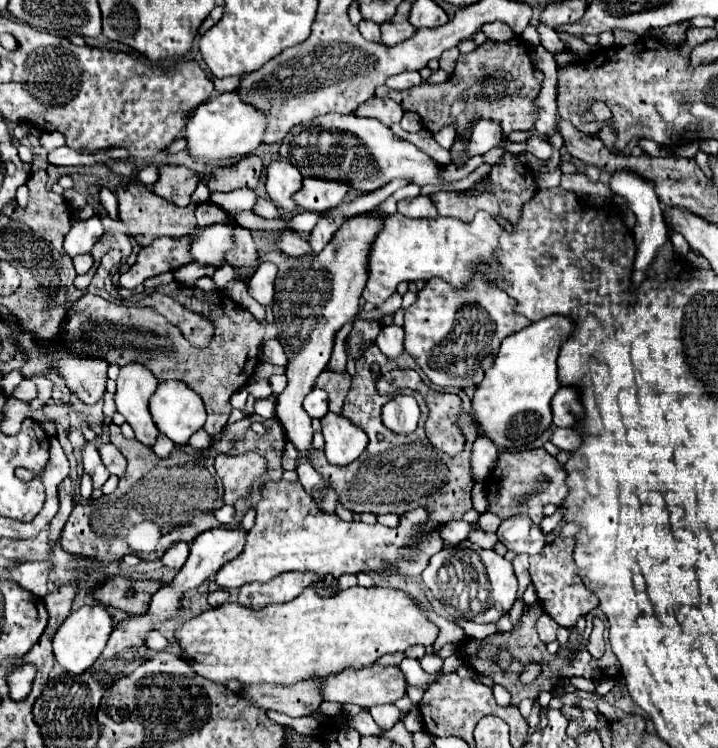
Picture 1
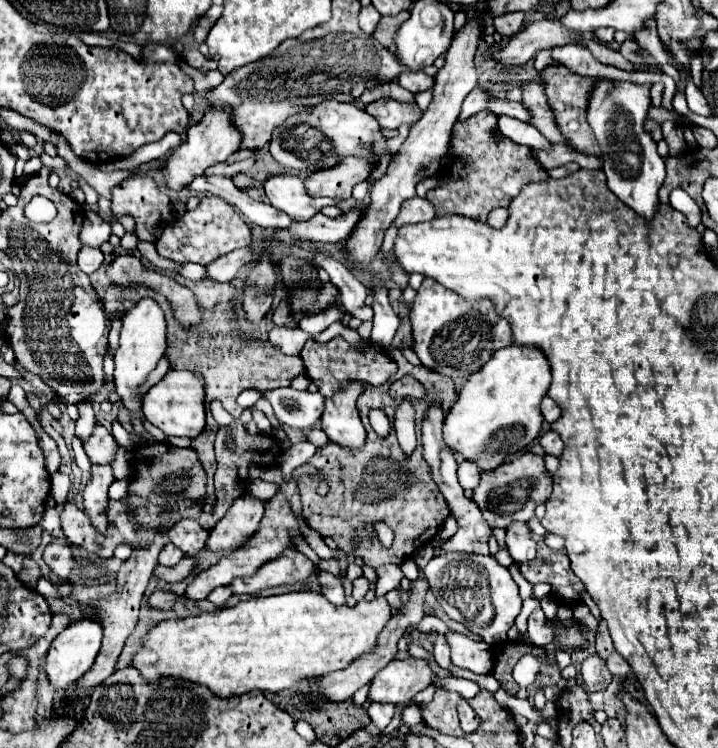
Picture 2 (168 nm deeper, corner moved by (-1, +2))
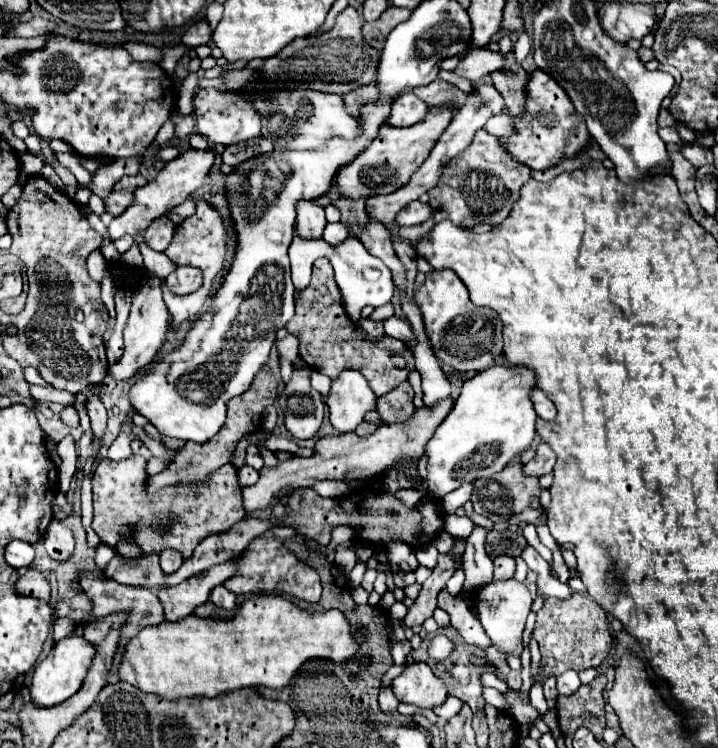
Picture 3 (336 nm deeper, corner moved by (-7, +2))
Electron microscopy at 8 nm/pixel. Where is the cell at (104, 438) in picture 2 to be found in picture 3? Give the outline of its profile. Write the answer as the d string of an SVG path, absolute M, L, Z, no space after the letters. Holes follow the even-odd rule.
M93 396L93 398L89 400L87 414L89 414L89 418L91 418L91 428L93 428L95 440L101 440L103 434L107 432L107 410L105 410L103 402L101 402L97 396Z

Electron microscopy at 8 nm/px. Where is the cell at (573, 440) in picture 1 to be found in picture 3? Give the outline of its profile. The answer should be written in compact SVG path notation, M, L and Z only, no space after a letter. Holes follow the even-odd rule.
M541 442L537 446L537 456L525 464L525 474L533 474L533 476L543 476L543 474L549 474L555 466L555 460L557 456L553 454L551 446Z

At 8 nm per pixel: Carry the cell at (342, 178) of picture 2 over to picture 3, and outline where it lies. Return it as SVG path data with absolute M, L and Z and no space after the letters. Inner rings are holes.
M441 108L439 114L429 112L429 118L425 118L425 122L419 122L417 126L395 128L395 126L383 124L379 128L377 138L363 152L359 152L349 164L341 166L339 172L335 174L335 184L339 188L339 194L343 198L357 200L357 198L369 198L375 194L389 194L401 188L417 170L417 166L421 166L421 162L429 156L429 150L445 132L451 118L453 114L449 112L449 108Z

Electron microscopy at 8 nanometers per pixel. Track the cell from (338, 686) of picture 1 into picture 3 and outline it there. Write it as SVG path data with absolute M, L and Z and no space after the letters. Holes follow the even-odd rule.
M425 662L407 664L405 670L393 678L391 690L399 702L415 704L419 708L433 708L445 702L447 688L433 674L433 670Z

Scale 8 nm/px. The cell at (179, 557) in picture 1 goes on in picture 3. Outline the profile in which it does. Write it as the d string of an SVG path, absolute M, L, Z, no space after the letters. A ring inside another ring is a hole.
M167 548L161 552L161 568L163 572L175 572L183 564L183 556L175 548Z

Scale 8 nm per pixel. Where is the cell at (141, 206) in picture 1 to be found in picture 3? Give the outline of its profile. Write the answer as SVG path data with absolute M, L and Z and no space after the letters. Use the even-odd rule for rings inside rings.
M137 174L137 176L123 176L113 186L113 192L103 200L107 212L113 214L113 216L119 216L125 208L129 208L129 204L133 204L133 192L139 186L145 186L145 184L147 184L147 178L141 176L141 174Z

